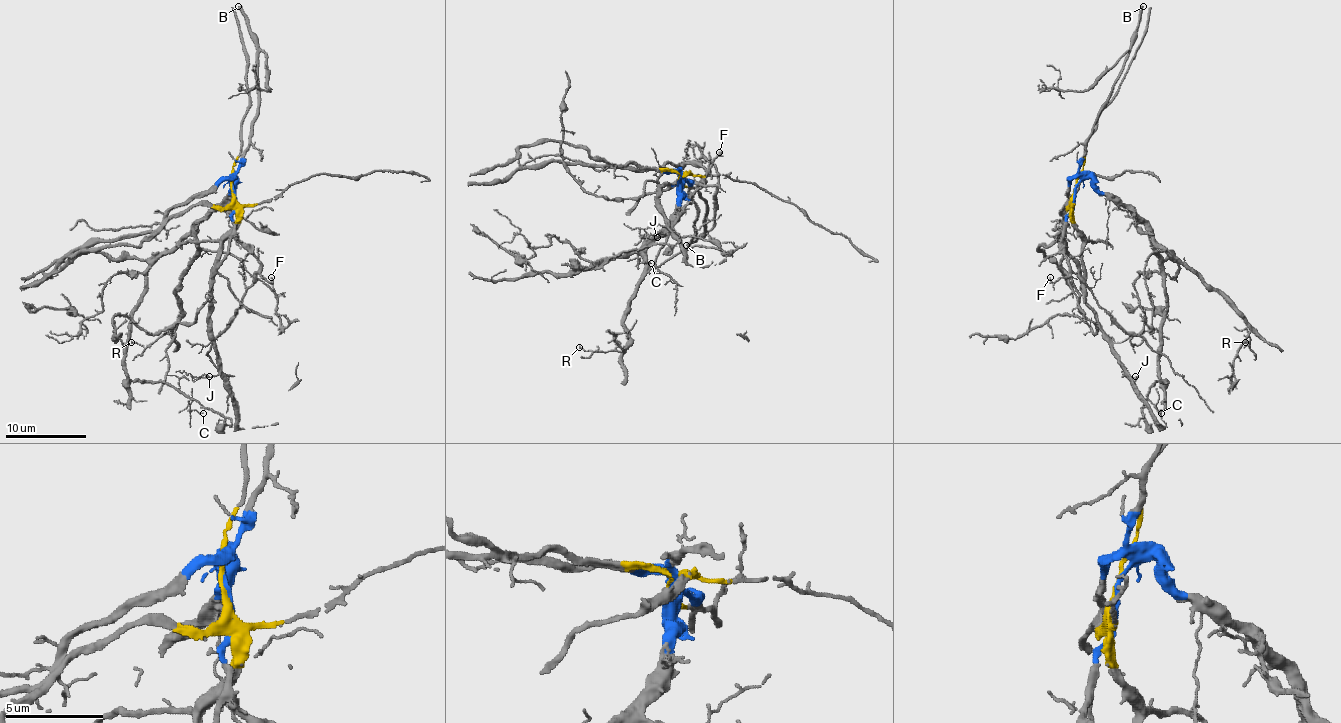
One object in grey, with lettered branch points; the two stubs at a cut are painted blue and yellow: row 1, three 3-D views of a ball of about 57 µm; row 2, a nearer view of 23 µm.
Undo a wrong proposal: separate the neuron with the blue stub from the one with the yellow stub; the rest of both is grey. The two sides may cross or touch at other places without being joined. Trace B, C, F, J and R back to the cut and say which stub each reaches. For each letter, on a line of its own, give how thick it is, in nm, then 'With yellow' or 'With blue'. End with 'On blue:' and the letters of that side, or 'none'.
B: Thickness 280 nm. With blue
C: Thickness 100 nm. With blue
F: Thickness 110 nm. With blue
J: Thickness 110 nm. With yellow
R: Thickness 120 nm. With blue
On blue: B, C, F, R

